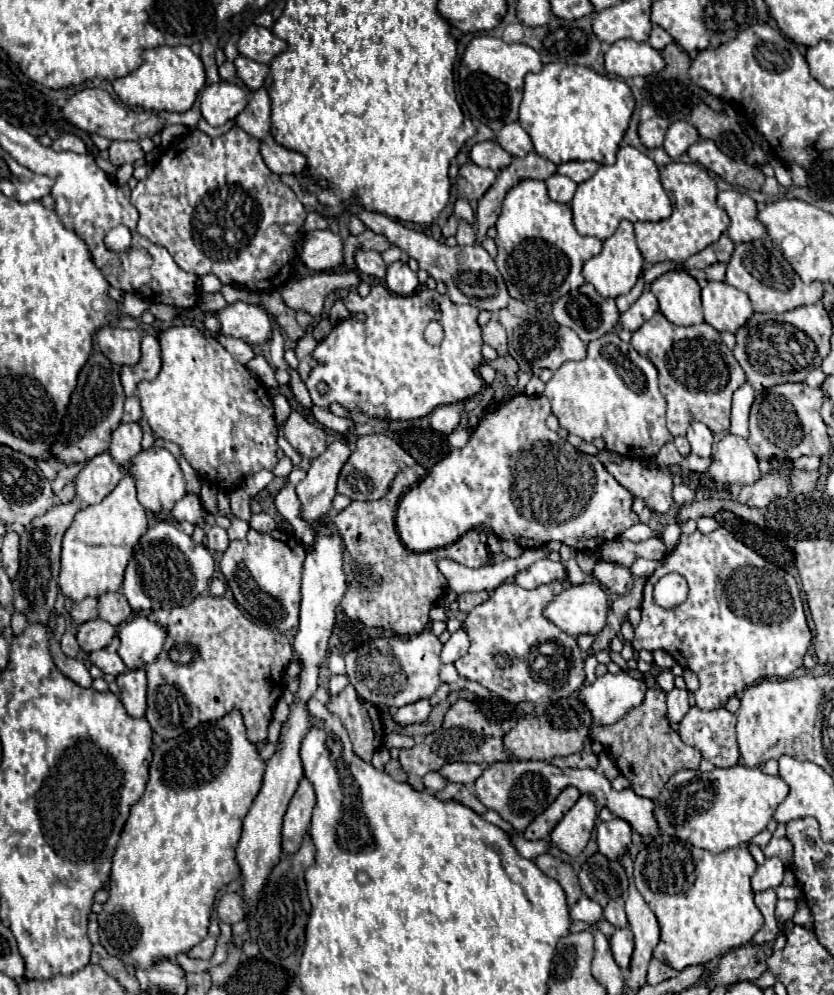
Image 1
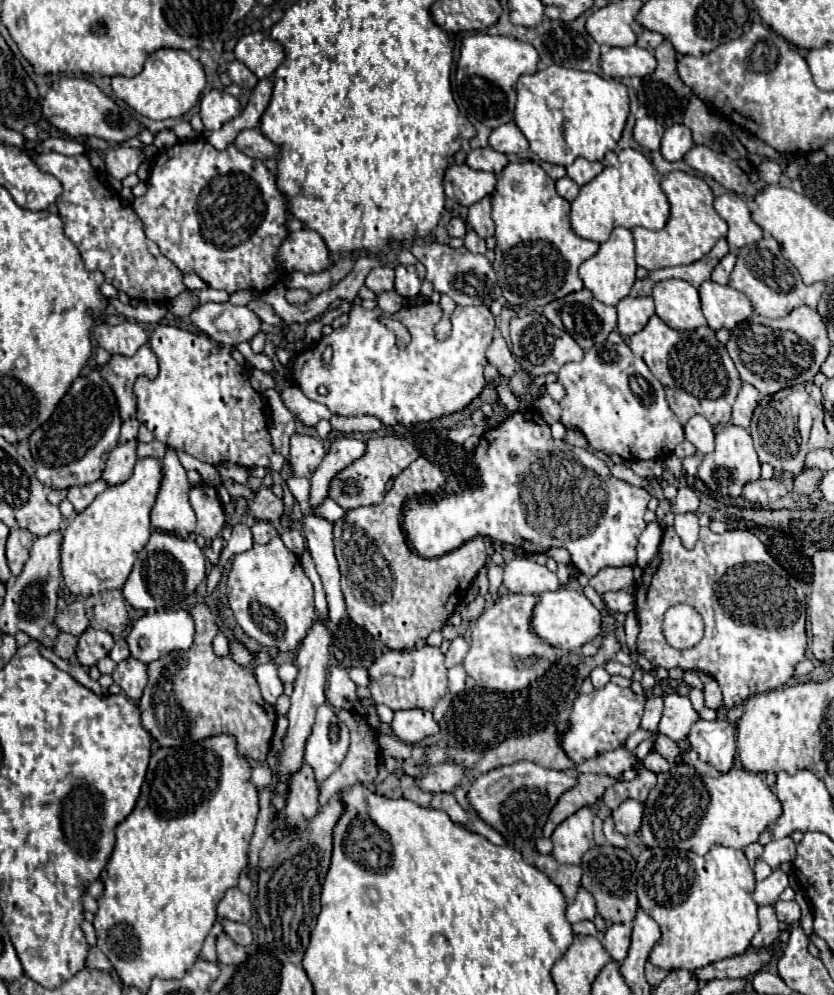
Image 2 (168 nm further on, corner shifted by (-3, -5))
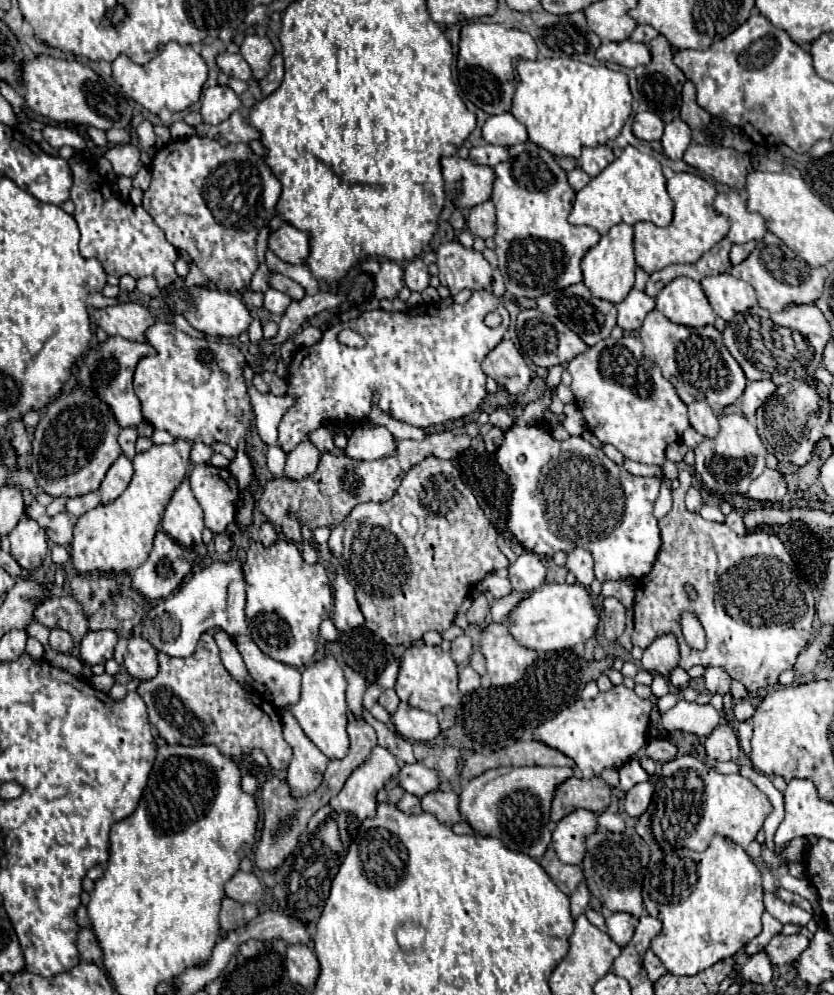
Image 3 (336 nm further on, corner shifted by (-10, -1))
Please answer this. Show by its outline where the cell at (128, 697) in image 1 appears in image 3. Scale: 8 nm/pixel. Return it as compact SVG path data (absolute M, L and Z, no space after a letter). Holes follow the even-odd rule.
M130 636L128 638L128 650L124 654L124 666L128 674L140 682L146 682L154 678L158 672L158 660L156 660L156 650L152 644L148 644L140 636Z

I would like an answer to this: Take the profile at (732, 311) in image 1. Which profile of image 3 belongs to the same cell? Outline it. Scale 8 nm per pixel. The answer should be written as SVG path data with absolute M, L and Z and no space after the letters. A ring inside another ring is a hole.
M732 274L708 276L700 284L714 312L726 322L756 304L754 288L748 282L734 278Z

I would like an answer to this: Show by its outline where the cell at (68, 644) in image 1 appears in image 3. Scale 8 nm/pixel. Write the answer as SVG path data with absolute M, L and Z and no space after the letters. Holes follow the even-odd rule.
M56 628L56 630L50 632L50 646L52 646L52 650L56 650L56 652L68 654L68 652L72 652L72 648L74 648L74 638L72 638L66 630Z

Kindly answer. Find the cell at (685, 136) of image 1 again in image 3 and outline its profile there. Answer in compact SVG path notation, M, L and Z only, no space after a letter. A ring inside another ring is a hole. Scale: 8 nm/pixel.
M674 118L670 124L666 124L664 136L662 136L660 142L664 146L664 154L670 160L682 160L686 148L692 142L690 126L686 126L686 122L682 122L680 118Z

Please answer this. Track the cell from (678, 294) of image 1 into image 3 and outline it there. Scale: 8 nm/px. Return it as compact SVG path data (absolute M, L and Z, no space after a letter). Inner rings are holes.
M680 276L674 278L656 296L656 308L674 324L682 326L706 326L714 324L716 314L700 286L700 282Z

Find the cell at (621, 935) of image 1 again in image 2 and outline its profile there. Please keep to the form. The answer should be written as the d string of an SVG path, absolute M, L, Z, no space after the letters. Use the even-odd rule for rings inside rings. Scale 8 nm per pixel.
M609 924L605 930L605 948L615 962L623 962L631 944L631 926L627 924Z

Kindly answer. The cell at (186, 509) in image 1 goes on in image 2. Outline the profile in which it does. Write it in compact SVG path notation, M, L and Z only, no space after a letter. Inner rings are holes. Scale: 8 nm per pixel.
M209 484L193 486L189 490L189 502L197 514L195 534L207 540L213 540L225 526L225 512L215 486L209 486Z

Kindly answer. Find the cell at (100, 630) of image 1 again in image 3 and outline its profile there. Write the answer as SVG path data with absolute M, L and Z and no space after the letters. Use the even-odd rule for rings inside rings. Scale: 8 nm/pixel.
M96 630L88 632L80 642L80 658L86 664L104 664L112 658L118 636L114 630Z

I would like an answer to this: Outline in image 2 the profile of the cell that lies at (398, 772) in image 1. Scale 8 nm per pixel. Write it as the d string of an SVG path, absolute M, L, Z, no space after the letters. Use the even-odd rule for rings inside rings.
M391 774L383 784L379 784L379 786L375 788L375 792L379 792L381 796L387 796L387 798L399 798L399 796L401 796L399 778L397 778L395 774Z

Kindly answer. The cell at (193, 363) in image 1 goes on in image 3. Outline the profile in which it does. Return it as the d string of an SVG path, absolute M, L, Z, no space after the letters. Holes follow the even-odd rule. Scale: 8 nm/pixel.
M156 322L154 326L150 326L146 332L146 340L156 348L156 356L142 358L134 372L134 392L140 404L144 404L144 418L156 430L166 430L174 438L182 438L188 442L202 440L206 446L222 442L232 446L234 450L250 452L250 424L254 420L254 414L248 386L242 374L242 366L246 362L244 354L232 344L222 344L208 338L192 338L186 332L176 330L172 322Z

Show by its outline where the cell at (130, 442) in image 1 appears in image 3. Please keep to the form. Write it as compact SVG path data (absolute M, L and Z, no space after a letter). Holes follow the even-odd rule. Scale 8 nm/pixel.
M120 454L116 458L116 462L110 466L110 470L106 472L106 478L102 480L102 484L98 488L98 492L102 496L102 502L108 504L108 502L116 500L126 490L132 476L134 476L132 460L126 458L126 454Z

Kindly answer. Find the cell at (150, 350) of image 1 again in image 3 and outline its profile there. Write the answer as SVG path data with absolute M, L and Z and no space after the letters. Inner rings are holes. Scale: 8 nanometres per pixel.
M110 336L104 344L98 344L96 348L88 350L88 354L84 356L82 368L80 366L76 368L78 382L84 382L86 386L92 386L98 392L100 400L110 406L110 410L114 412L114 416L122 428L138 426L144 420L138 396L134 394L134 388L130 388L130 384L132 384L136 364L150 354L154 354L154 348L148 342L138 344L138 342L130 342L126 338L120 338L120 336Z

